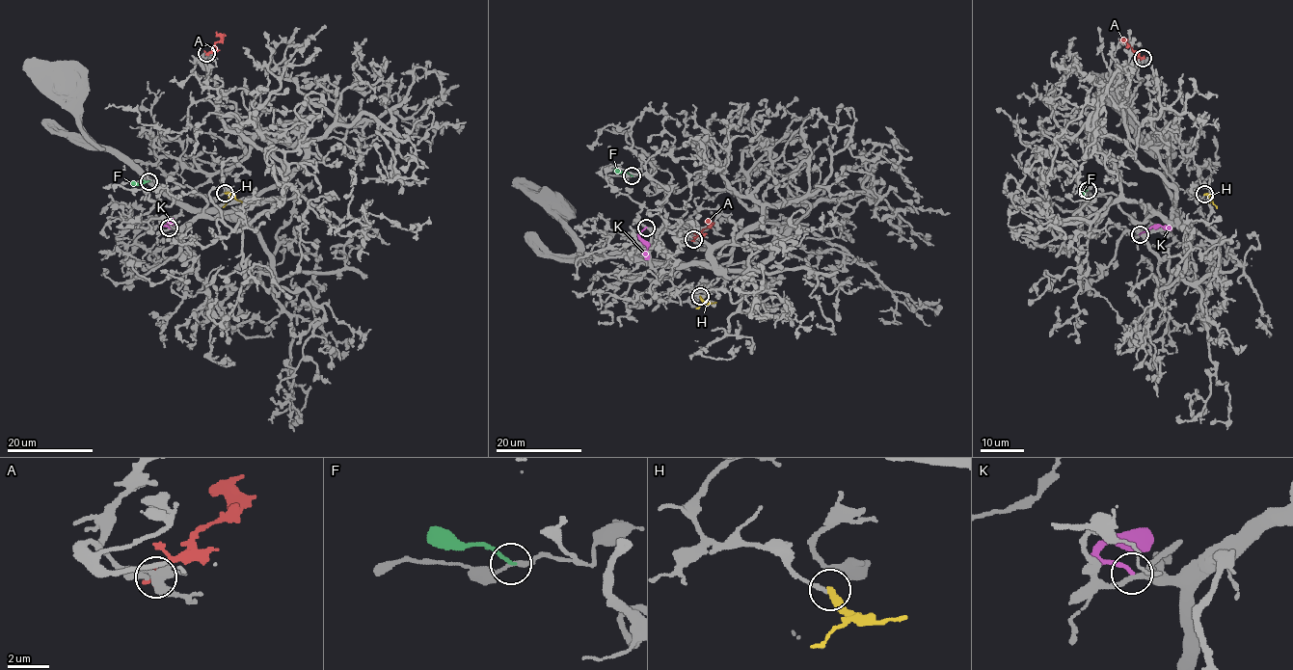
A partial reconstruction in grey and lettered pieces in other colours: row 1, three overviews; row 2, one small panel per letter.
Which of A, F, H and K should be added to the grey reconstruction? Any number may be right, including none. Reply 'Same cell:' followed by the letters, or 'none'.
Same cell: none

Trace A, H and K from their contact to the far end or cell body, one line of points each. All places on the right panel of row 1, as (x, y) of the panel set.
A: (1143, 57), (1123, 37)
H: (1204, 195), (1208, 195), (1217, 208)
K: (1140, 234), (1160, 226), (1171, 230)

